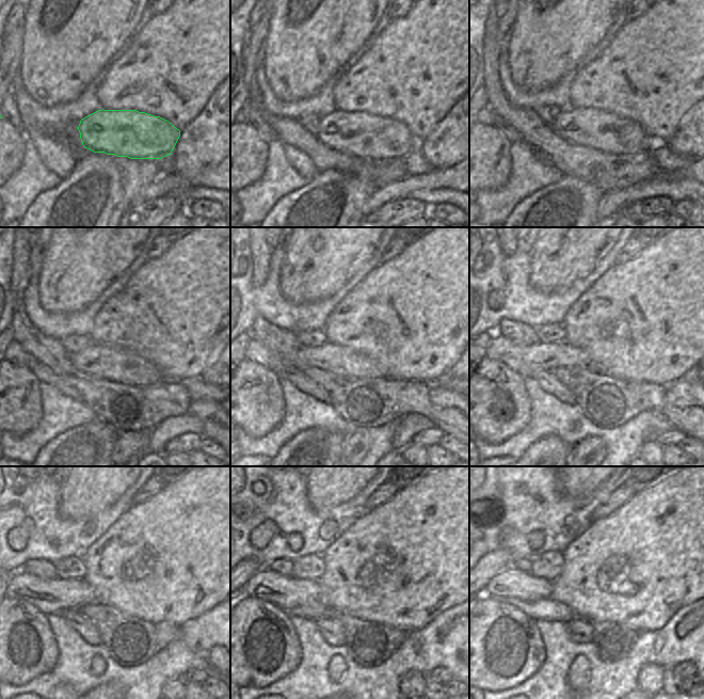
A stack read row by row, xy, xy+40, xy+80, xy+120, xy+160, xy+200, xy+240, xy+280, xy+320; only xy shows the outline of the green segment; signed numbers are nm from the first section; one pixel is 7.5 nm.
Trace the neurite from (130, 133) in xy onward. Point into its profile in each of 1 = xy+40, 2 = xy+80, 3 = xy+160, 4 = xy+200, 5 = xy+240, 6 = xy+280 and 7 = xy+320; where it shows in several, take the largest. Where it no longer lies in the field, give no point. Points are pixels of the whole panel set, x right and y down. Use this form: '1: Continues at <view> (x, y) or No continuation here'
1: Continues at xy+40 (360, 133)
2: Continues at xy+80 (607, 132)
3: Continues at xy+160 (339, 360)
4: Continues at xy+200 (526, 361)
5: Continues at xy+240 (57, 596)
6: Continues at xy+280 (285, 592)
7: Continues at xy+320 (511, 583).

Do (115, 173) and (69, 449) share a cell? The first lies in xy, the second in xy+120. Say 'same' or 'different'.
same

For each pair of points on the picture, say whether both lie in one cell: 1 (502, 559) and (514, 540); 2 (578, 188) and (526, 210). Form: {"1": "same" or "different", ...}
{"1": "different", "2": "same"}

